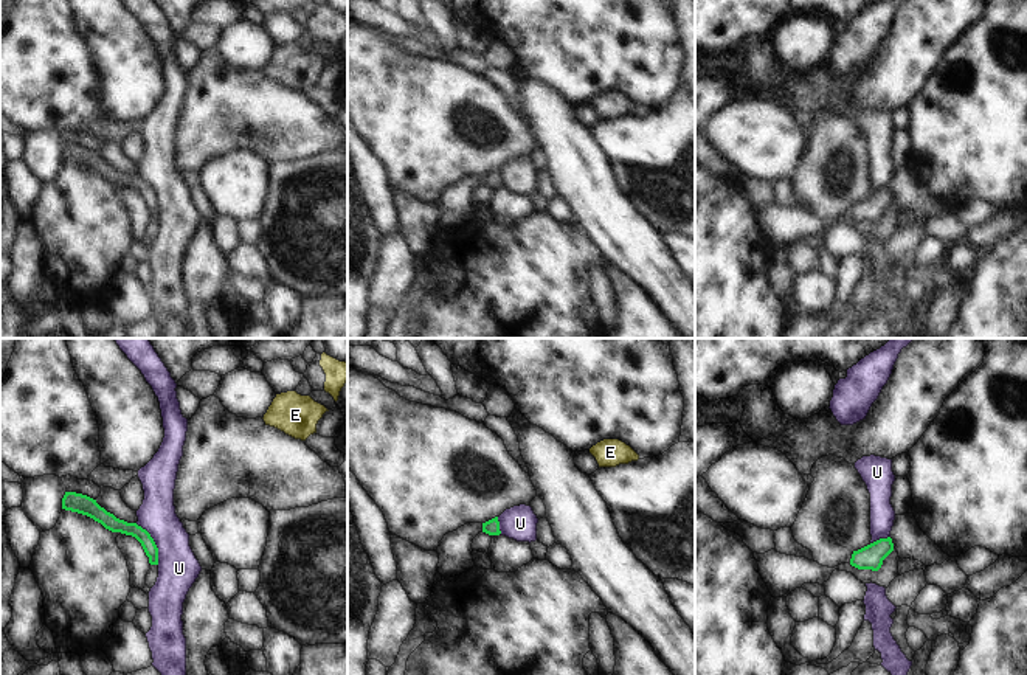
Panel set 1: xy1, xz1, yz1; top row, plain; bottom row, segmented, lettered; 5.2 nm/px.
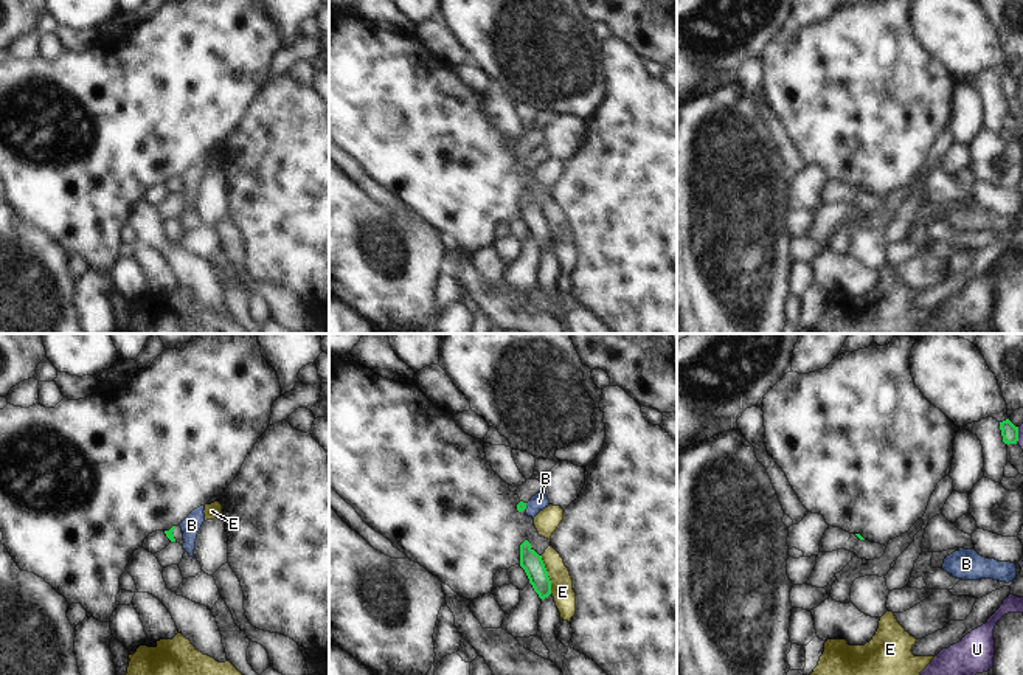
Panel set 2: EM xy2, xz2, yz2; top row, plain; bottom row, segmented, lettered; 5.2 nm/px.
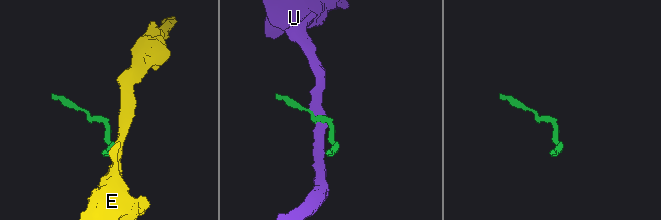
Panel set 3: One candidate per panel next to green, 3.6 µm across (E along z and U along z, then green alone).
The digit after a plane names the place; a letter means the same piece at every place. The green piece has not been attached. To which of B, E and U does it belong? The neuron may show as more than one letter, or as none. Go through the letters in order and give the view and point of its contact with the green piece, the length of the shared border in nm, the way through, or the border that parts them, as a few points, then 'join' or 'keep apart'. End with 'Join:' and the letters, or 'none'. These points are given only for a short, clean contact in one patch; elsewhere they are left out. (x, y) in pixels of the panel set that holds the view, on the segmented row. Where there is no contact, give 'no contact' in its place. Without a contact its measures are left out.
B: contact xz2 (525, 506); length 30 nm; border xz2 (525, 503), (527, 508); keep apart
E: contact xz2 (547, 574); length 200 nm; keep apart
U: contact xy1 (154, 542); length 240 nm; border xy1 (135, 523), (152, 539), (159, 564); keep apart
Join: none

